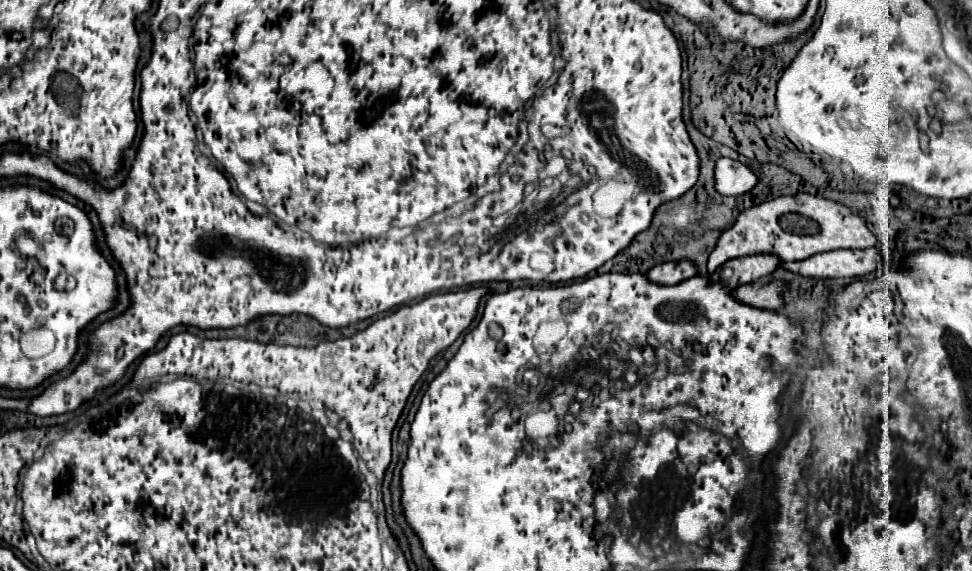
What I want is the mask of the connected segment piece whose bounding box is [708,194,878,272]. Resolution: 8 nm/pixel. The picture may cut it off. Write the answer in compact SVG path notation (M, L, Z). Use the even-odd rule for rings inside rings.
M796 194L796 196L778 196L772 200L766 200L758 206L746 208L736 216L736 222L724 230L718 236L716 248L708 256L708 272L714 272L718 266L722 266L726 260L740 258L740 256L752 256L752 254L774 254L782 262L796 262L804 260L816 252L828 252L828 250L838 250L838 248L870 248L876 246L878 238L872 234L864 218L860 218L856 212L850 208L820 198L820 196L810 196L810 194ZM786 216L800 216L802 222L814 222L816 232L806 234L804 228L800 226L800 232L786 228L782 220Z

